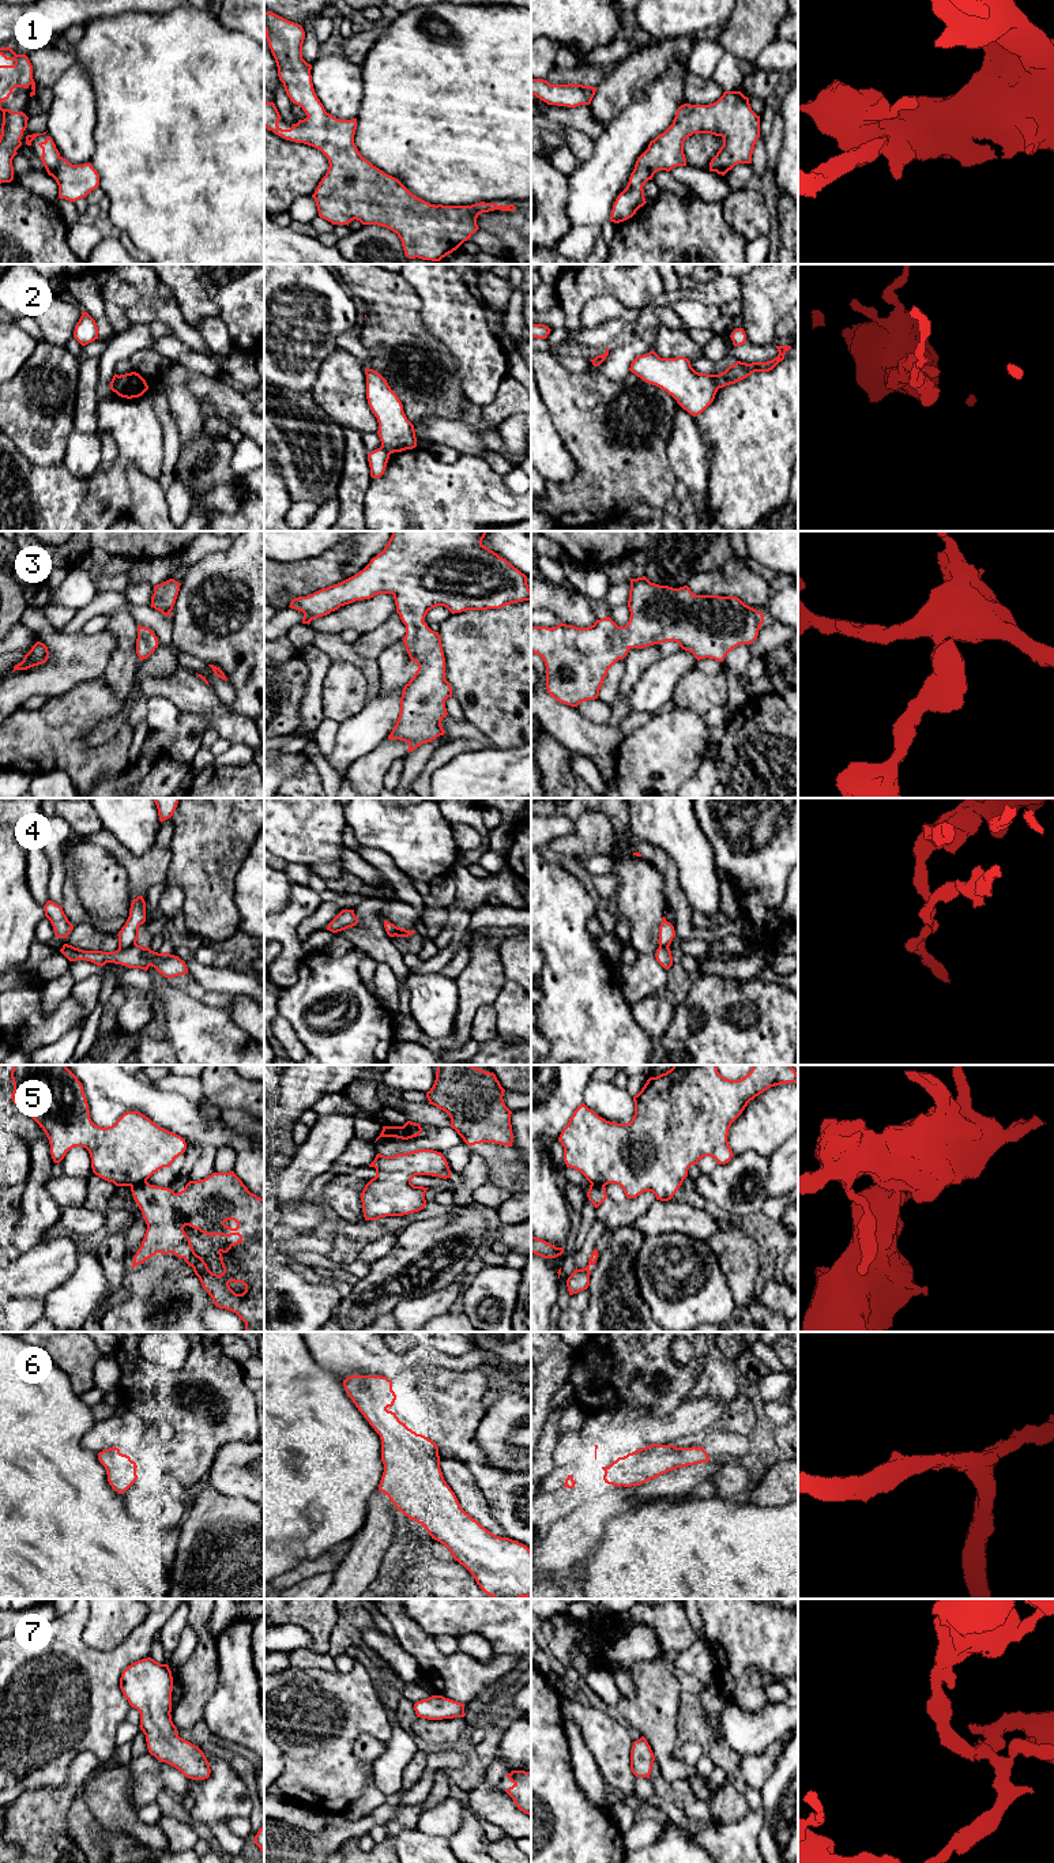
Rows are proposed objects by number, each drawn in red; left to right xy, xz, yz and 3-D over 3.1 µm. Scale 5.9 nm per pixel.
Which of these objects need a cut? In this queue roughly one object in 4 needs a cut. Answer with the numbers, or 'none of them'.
2, 4, 5

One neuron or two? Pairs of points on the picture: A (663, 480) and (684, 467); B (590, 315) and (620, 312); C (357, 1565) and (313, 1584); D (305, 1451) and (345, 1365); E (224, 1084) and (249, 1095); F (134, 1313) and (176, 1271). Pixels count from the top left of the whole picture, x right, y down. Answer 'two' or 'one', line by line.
A: two
B: one
C: two
D: two
E: one
F: one

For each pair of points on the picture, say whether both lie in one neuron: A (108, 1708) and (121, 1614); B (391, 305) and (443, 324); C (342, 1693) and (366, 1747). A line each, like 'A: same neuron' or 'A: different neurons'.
A: different neurons
B: different neurons
C: different neurons

